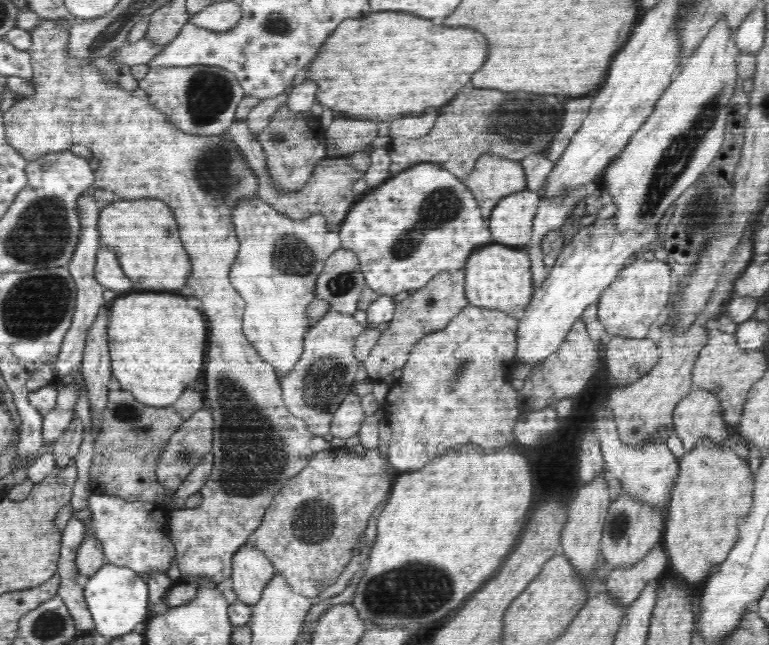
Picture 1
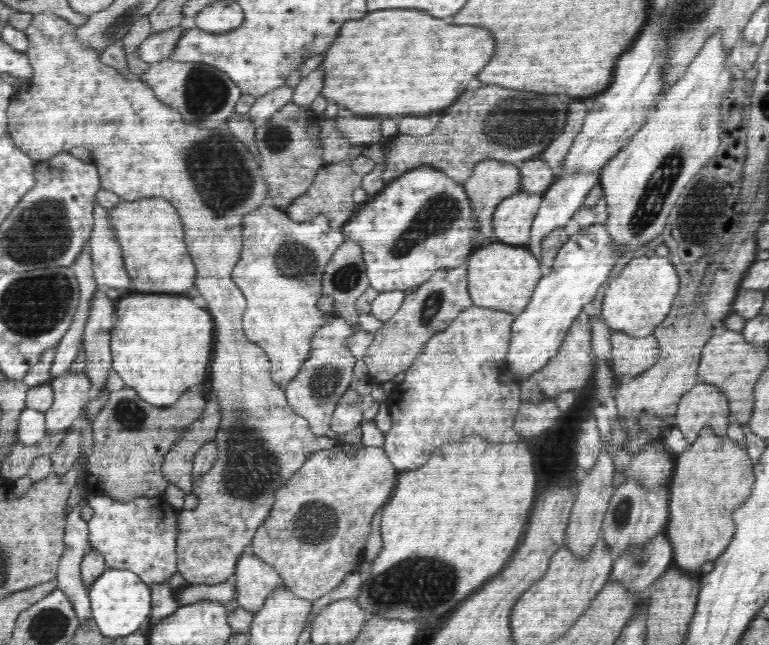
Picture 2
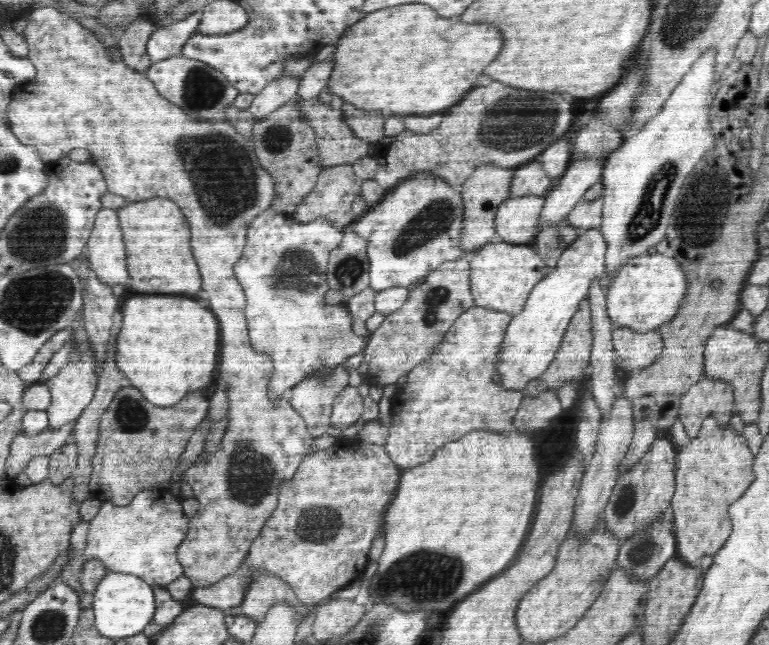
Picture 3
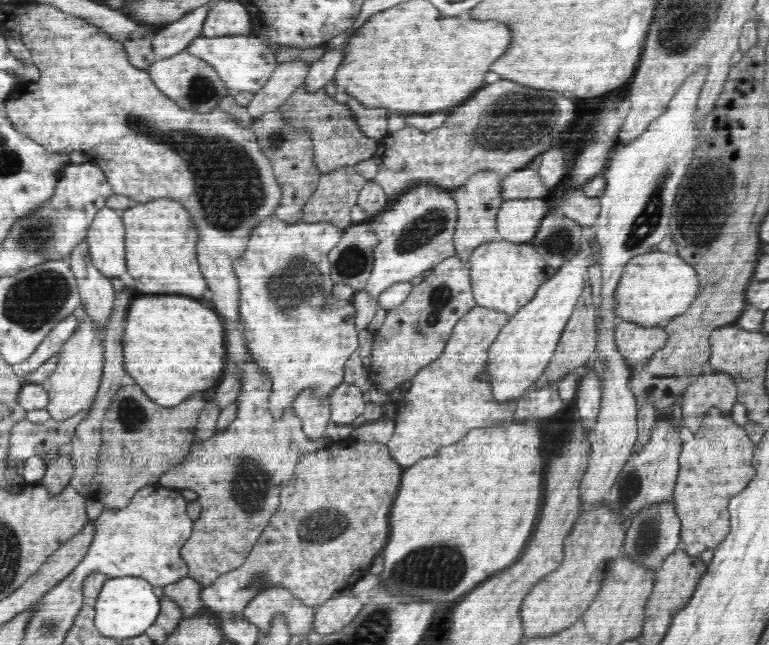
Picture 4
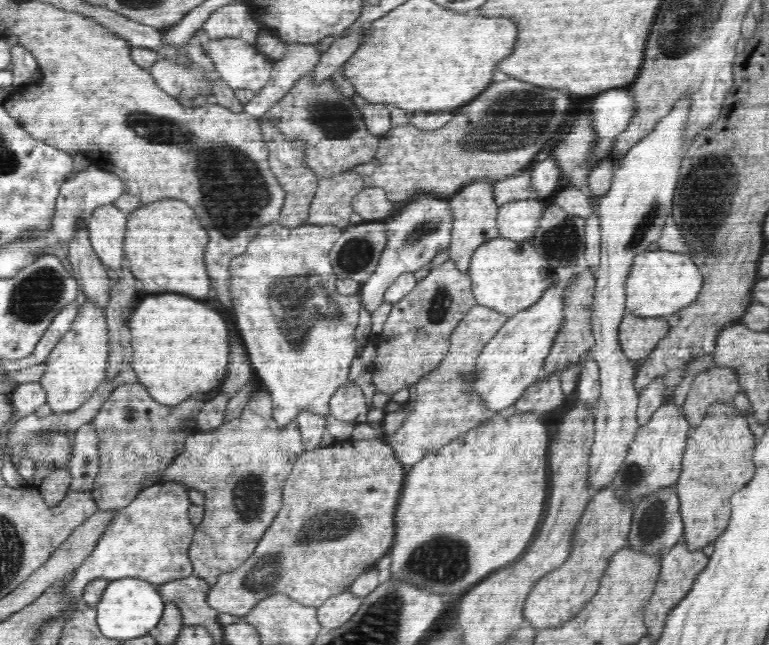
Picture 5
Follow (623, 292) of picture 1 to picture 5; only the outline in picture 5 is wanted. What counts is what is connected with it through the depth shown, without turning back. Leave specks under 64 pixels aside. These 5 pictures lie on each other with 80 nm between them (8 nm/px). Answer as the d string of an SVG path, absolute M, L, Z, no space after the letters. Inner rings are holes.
M657 249L639 254L631 266L624 288L627 293L627 314L642 317L668 317L689 303L695 302L703 286L703 274L686 252Z

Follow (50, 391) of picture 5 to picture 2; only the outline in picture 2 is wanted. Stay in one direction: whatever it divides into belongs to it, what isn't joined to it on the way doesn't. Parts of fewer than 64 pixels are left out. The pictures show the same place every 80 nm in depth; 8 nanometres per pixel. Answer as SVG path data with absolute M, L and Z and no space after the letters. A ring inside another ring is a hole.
M83 365L75 366L80 368L80 373L77 375L71 374L72 369L62 376L52 378L49 383L54 389L54 402L52 406L45 412L45 426L47 434L58 434L62 430L72 428L75 424L75 420L79 417L81 410L84 406L90 402L93 397L91 390L90 379L85 374Z

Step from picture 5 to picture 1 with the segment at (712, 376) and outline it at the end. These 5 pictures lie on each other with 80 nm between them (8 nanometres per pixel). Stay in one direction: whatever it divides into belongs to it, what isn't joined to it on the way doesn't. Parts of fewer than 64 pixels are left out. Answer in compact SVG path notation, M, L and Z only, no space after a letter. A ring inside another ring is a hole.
M703 387L694 388L676 405L673 416L673 427L683 442L685 452L692 450L701 437L710 436L715 442L727 442L731 428L722 415L722 403L713 391Z

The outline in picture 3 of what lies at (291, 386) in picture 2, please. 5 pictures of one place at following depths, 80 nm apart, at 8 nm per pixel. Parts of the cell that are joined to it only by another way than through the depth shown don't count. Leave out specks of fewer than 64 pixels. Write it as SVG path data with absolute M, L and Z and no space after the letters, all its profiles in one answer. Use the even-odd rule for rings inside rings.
M344 365L340 366L340 374L336 374L336 378L328 378L328 382L304 382L304 386L295 386L286 392L285 397L301 414L308 432L319 437L327 434L334 400L348 385L348 369Z

